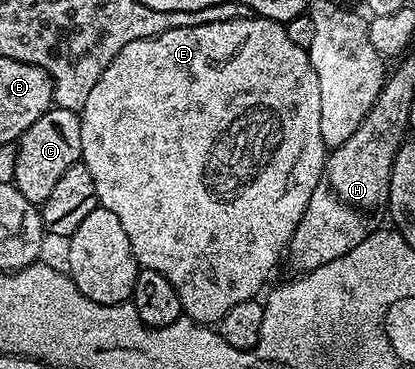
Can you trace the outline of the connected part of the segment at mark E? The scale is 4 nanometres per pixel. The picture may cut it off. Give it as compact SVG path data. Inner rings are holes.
M260 17L232 19L231 21L204 23L194 27L180 27L179 29L171 29L167 33L159 33L155 37L143 37L139 41L131 41L131 45L123 45L123 49L119 49L119 53L115 53L111 65L107 65L107 69L103 69L99 81L95 81L95 89L91 89L91 94L87 96L87 101L79 114L81 117L81 136L83 137L81 162L87 165L87 169L91 169L91 178L95 180L95 193L97 194L98 204L111 209L111 213L115 213L115 217L119 217L119 221L123 224L123 229L127 232L127 241L131 241L131 251L138 264L144 269L155 269L157 273L163 273L175 285L175 289L179 293L182 312L195 323L213 325L225 316L227 309L239 305L239 301L247 301L254 298L258 294L256 291L268 281L269 274L273 271L273 266L280 259L282 262L291 237L307 209L307 201L311 201L311 193L315 189L315 185L319 185L321 174L325 168L325 156L327 154L323 133L319 129L319 77L315 77L315 69L309 60L308 50L295 45L295 41L291 41L291 37L287 37L285 24Z

